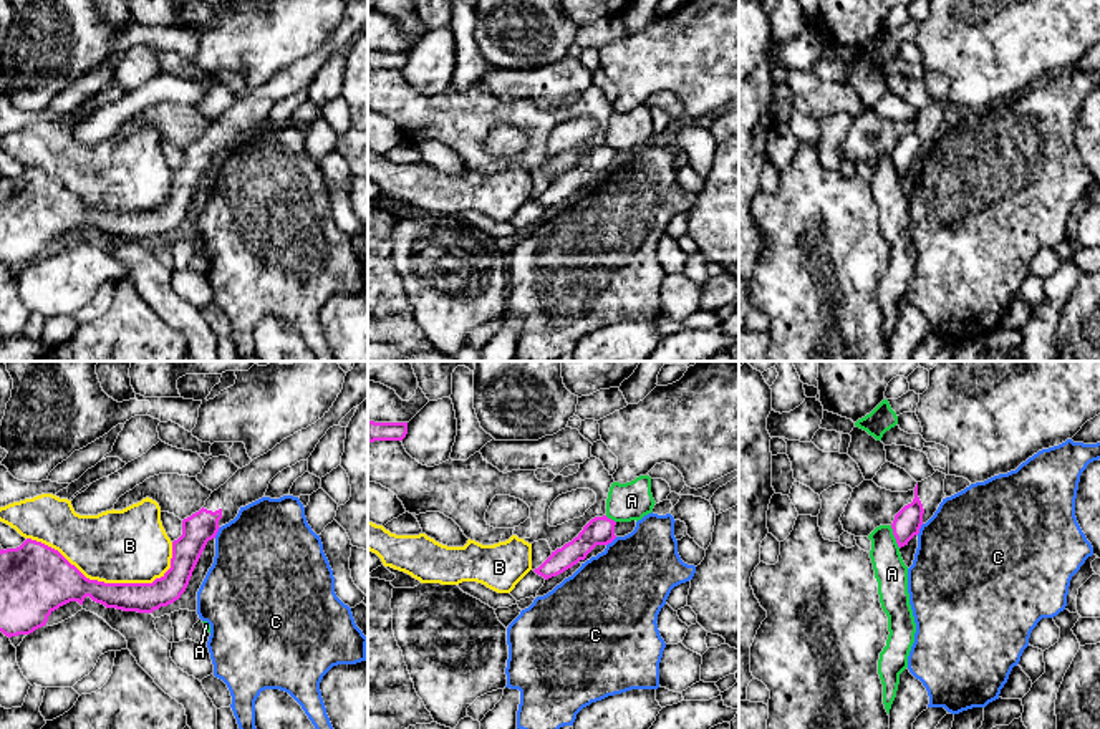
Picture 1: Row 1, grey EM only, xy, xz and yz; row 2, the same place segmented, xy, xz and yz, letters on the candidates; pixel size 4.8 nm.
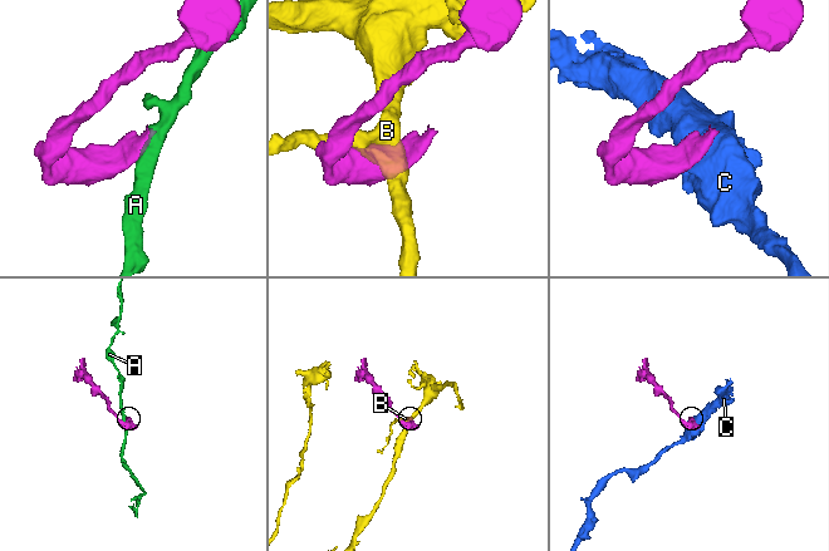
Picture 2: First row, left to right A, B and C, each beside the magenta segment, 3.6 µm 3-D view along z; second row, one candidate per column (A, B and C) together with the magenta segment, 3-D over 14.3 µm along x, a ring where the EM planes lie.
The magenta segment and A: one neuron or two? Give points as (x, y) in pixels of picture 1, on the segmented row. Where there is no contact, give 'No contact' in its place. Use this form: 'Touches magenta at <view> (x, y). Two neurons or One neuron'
Touches magenta at yz (895, 537). Two neurons

